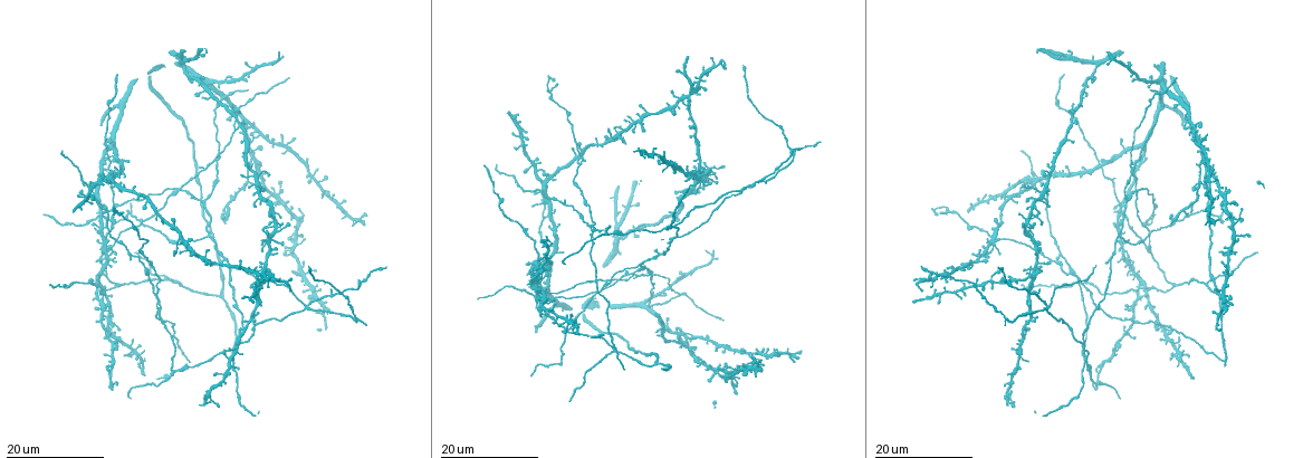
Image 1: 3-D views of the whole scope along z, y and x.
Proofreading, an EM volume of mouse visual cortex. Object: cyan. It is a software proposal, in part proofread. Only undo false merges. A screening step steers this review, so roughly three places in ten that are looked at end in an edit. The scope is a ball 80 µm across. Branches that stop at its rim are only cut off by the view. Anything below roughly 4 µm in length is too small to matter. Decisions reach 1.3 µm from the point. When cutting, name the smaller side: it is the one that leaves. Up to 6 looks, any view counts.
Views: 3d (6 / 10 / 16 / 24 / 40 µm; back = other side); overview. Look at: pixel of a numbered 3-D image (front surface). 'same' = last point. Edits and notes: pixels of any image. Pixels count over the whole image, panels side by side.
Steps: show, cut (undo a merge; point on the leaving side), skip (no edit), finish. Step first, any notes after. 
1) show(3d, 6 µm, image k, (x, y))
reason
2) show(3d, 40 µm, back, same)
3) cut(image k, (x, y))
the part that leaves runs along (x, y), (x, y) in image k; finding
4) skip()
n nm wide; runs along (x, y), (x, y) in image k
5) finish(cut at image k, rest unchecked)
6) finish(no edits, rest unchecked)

show(3d, 16 µm, image 1, (181, 283))
branch point

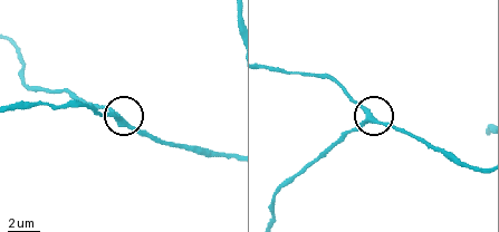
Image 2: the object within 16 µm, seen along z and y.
show(3d, 6 µm, image 2, (365, 122))

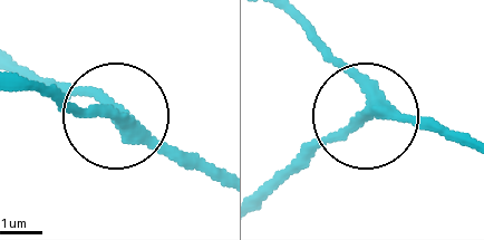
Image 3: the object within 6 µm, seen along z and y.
skip()
3 arms; runs along (284, 9), (348, 73), (366, 115), (267, 197) in image 3; one cell here

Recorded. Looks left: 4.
show(3d, 24 µm, image 1, (151, 287))
four arms meet

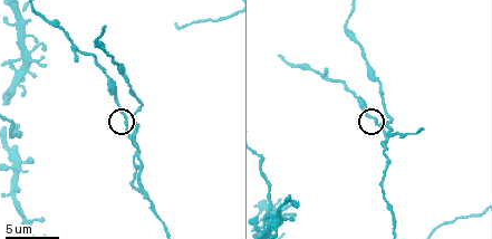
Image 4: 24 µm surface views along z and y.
show(3d, 6 µm, image 4, (125, 121))

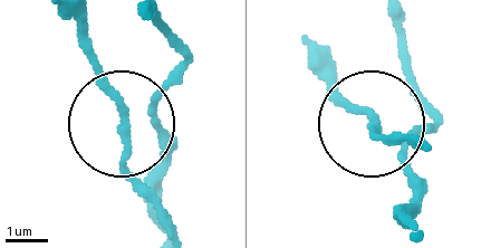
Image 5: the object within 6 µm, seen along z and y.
show(3d, 6 µm, back, image 5, (126, 126))
from behind

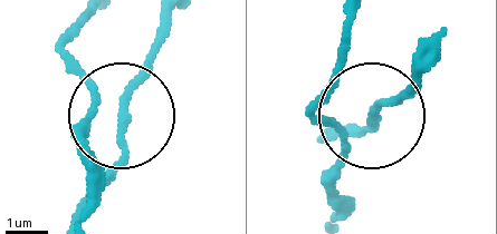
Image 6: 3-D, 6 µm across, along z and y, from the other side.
skip()
130 nm wide; runs along (73, 218), (118, 155), (126, 90), (162, 30) in image 6; all the same cell

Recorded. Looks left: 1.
finish(no edits, rest unchecked)

